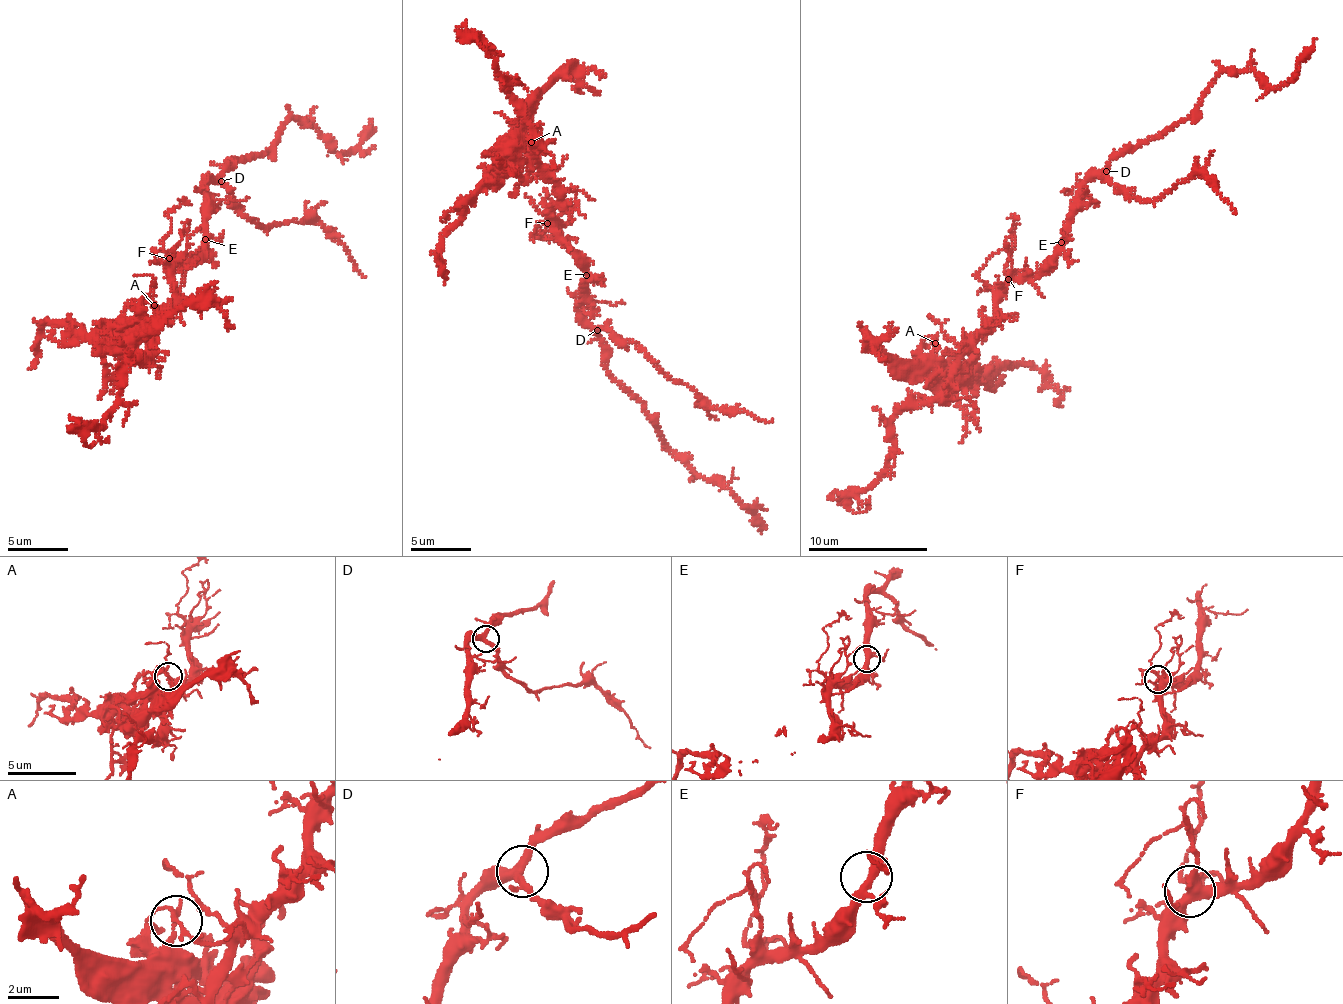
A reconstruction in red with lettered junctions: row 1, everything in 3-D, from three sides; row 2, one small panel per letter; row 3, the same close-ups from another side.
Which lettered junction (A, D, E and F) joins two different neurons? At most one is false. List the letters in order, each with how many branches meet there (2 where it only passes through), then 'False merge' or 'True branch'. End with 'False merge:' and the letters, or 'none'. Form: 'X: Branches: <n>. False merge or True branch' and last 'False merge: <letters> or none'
A: Branches: 3. False merge
D: Branches: 4. True branch
E: Branches: 4. True branch
F: Branches: 4. True branch
False merge: A

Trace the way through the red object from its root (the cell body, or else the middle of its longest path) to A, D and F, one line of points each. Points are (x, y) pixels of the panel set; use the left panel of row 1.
A: (207, 241), (193, 259), (175, 264), (176, 304), (157, 319), (154, 306)
D: (207, 241), (204, 188), (211, 181), (221, 181)
F: (207, 241), (205, 248), (186, 263), (169, 258)

